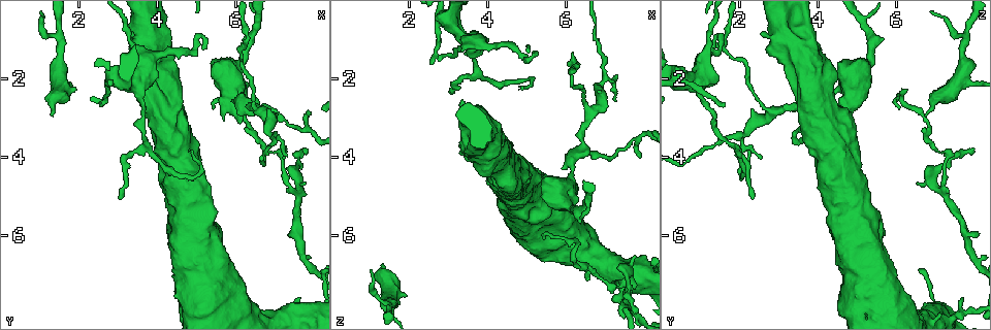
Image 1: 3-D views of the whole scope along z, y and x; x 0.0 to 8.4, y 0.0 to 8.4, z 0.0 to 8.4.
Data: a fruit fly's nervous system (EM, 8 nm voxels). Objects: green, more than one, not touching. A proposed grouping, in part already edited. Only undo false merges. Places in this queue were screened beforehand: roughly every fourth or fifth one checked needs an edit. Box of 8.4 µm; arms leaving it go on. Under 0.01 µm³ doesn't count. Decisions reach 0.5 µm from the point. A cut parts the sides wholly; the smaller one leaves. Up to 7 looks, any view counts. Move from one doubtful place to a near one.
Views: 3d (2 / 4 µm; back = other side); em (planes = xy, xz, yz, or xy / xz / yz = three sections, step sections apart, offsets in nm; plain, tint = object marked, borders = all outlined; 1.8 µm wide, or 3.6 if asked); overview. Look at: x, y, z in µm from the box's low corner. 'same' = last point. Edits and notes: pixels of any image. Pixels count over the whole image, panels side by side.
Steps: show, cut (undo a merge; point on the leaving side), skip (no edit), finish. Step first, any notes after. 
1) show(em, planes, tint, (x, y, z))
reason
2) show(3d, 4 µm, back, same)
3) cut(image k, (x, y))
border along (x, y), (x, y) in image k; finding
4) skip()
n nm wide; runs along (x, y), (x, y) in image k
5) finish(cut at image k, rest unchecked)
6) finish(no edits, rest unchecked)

show(em, xz, step 16, tint, (2.95, 2.10, 0.60))
calibre changes

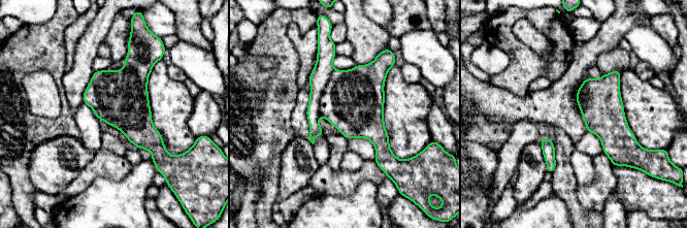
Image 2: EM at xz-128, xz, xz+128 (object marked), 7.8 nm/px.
show(em, planes, borders, same)
another direction

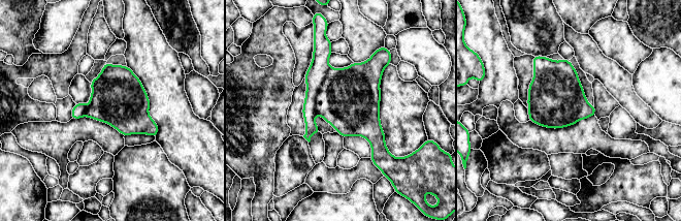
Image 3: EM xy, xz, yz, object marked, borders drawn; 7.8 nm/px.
skip()
continuous, no second cell

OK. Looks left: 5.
show(em, planes, tint, (3.70, 3.70, 1.90))
three-way junction

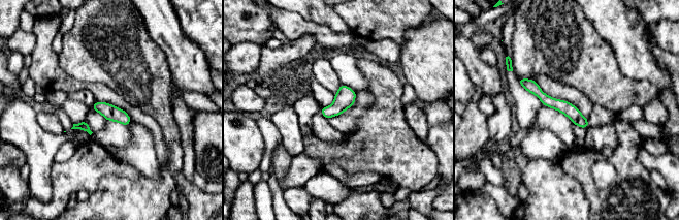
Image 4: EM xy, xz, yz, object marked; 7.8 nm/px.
skip()
runs along (522, 81), (585, 125) in image 4; one cell here

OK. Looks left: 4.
show(em, planes, borders, (7.50, 4.85, 7.15))
three-way junction

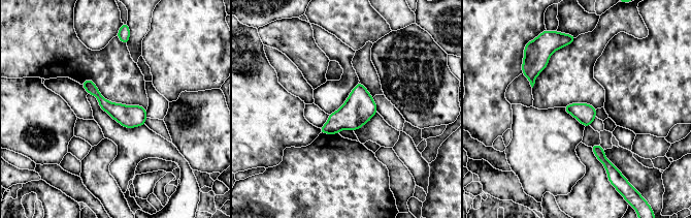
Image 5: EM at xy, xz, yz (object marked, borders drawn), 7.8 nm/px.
skip()
160 nm wide; runs along (86, 84), (109, 107), (142, 122) in image 5; continuous, no second cell

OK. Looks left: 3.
finish(no edits, rest unchecked)

